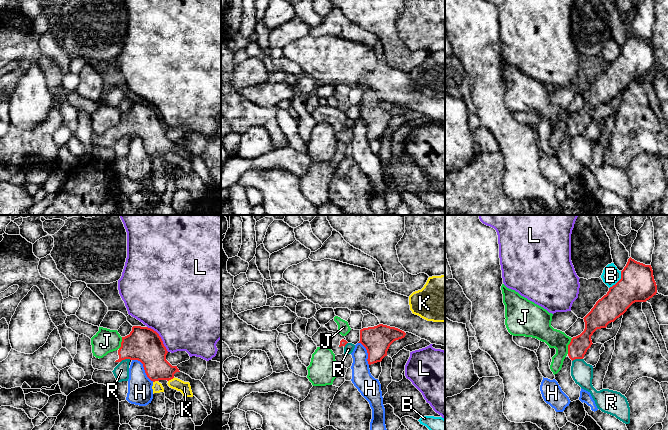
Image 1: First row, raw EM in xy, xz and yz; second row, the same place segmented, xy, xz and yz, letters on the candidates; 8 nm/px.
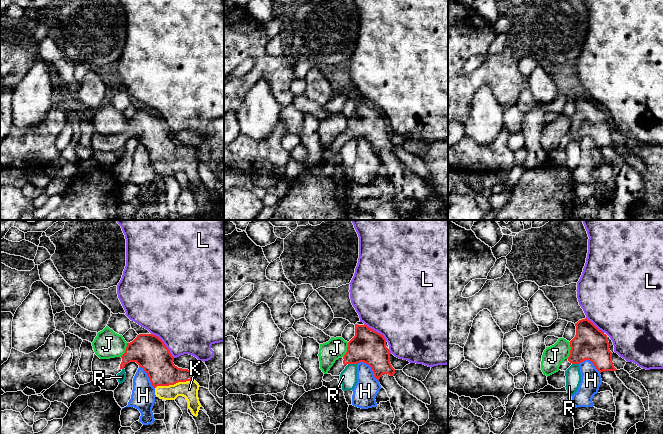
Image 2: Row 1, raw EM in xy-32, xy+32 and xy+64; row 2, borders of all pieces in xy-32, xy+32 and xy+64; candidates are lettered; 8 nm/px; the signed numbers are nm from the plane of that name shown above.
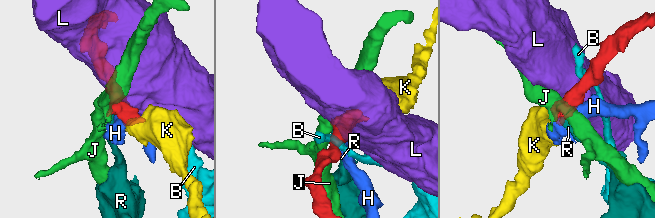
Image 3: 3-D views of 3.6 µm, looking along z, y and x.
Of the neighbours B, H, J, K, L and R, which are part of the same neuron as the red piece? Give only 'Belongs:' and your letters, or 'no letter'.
Belongs: K

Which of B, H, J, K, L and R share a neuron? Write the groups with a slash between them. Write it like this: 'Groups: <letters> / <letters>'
Groups: B / H / J / K / L / R

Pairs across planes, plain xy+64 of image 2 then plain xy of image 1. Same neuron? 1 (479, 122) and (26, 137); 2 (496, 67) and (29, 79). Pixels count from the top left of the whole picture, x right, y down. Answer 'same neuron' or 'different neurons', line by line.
1: different neurons
2: different neurons

